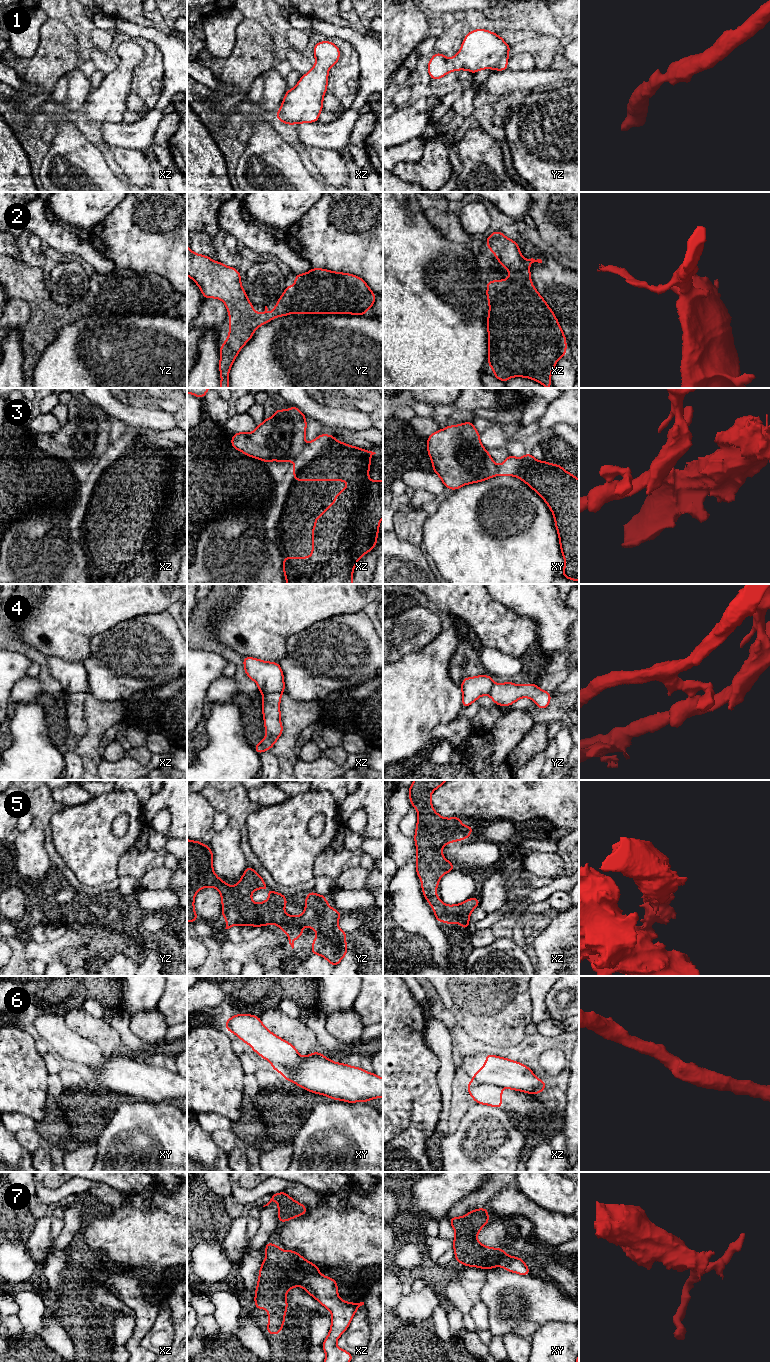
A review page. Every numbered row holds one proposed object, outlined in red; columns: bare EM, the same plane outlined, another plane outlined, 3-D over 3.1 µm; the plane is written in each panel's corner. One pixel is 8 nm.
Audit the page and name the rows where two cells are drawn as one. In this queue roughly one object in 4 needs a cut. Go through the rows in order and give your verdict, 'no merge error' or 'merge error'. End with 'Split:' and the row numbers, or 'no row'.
1: no merge error
2: no merge error
3: no merge error
4: merge error
5: no merge error
6: merge error
7: merge error
Split: 4, 6, 7

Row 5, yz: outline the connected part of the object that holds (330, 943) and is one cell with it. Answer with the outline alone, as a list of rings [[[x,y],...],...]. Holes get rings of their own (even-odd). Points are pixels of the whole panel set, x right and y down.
[[[187,839],[187,921],[195,922],[198,920],[194,909],[194,899],[196,893],[204,887],[214,887],[221,894],[222,913],[226,920],[226,928],[233,925],[238,926],[261,926],[275,924],[288,934],[288,942],[292,949],[294,948],[294,939],[303,936],[302,928],[310,927],[317,932],[314,938],[311,952],[324,957],[334,967],[344,958],[349,949],[346,947],[346,932],[341,930],[337,924],[342,913],[331,908],[326,901],[325,895],[318,895],[316,892],[309,892],[306,895],[304,913],[297,916],[291,916],[284,912],[287,905],[285,895],[270,890],[262,877],[253,868],[246,866],[244,874],[235,886],[230,886],[222,881],[213,871],[213,852],[200,841],[191,841]],[[266,889],[269,892],[269,898],[262,903],[254,903],[251,895],[254,890]]]

